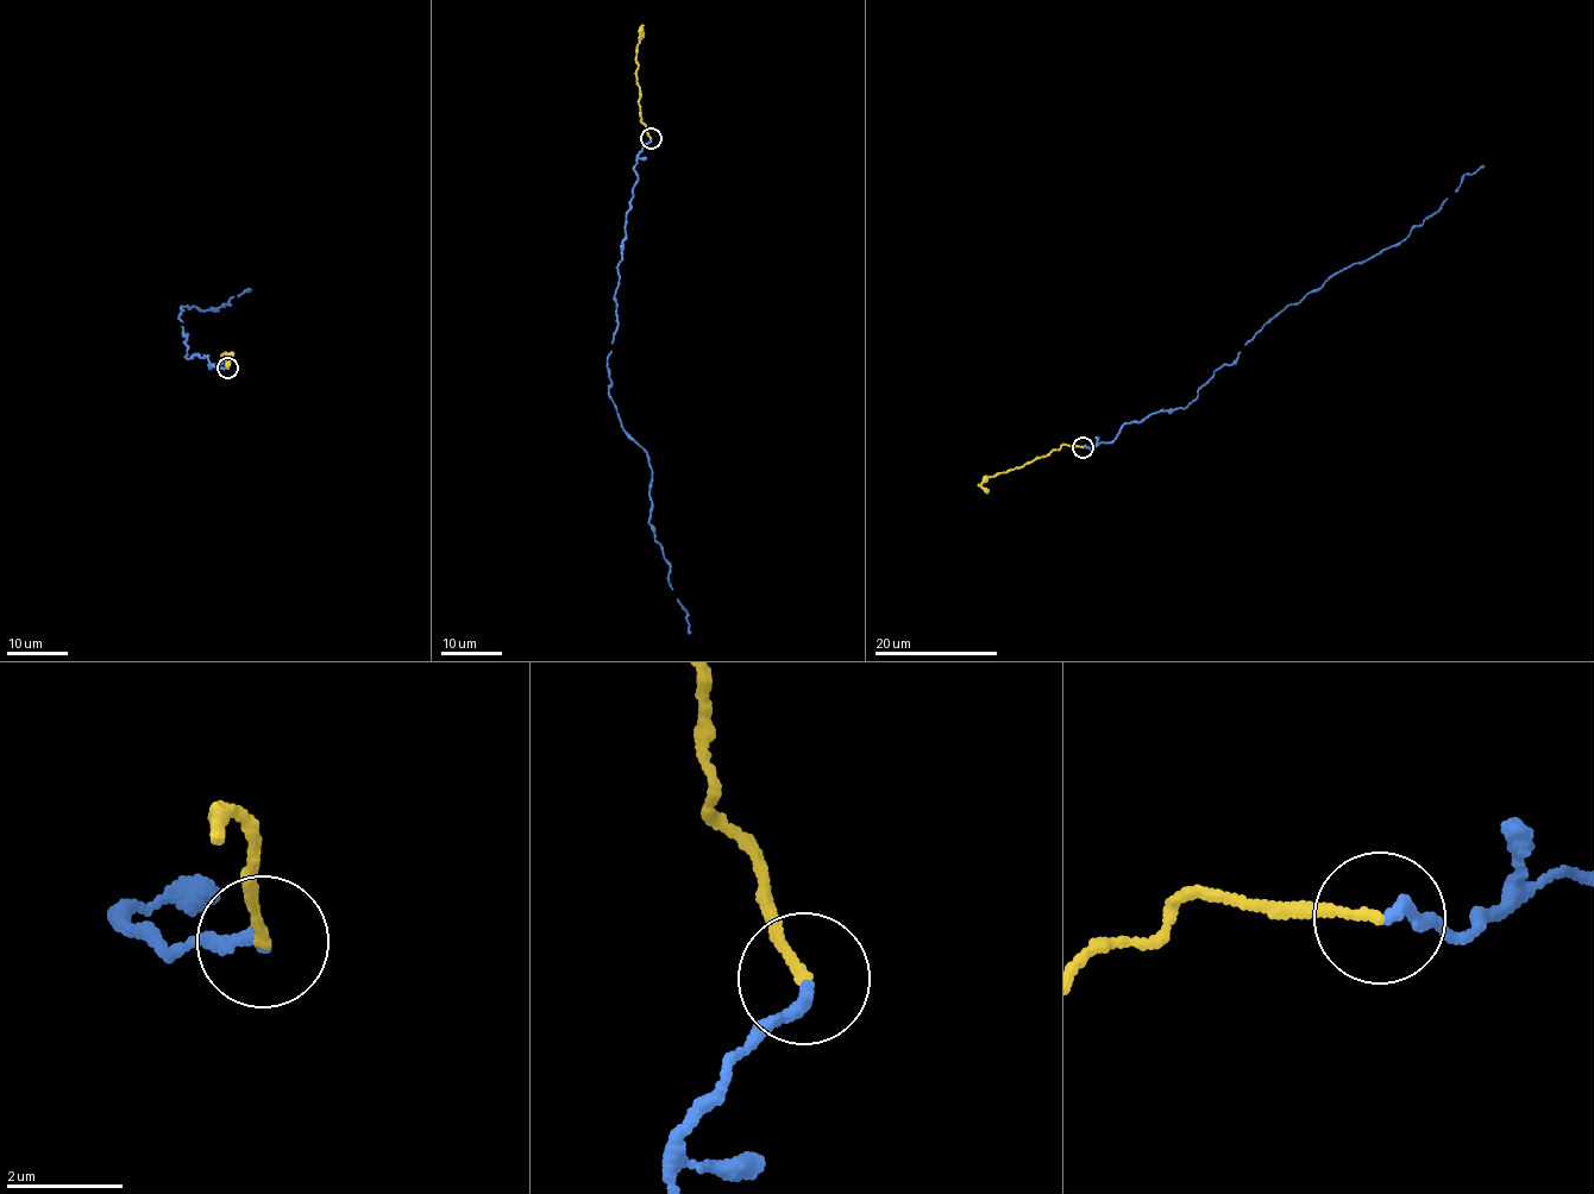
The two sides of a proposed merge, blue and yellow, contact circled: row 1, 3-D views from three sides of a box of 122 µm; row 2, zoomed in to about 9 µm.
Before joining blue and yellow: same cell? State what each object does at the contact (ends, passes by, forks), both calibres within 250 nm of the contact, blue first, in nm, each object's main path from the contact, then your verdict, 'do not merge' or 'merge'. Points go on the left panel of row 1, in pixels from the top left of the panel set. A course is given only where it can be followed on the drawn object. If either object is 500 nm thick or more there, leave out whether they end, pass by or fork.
blue ends; yellow ends; calibres 240 and 160 nm; course blue (227, 369), (208, 368), (209, 356), (186, 358), (179, 313), (187, 306), (218, 312), (212, 309), (250, 289); course yellow (228, 368), (225, 354), (221, 354), (225, 352), (228, 357), (225, 365); merge

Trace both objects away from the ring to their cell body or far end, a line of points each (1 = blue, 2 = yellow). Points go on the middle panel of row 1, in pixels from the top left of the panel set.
1: (651, 139), (634, 165), (606, 368), (619, 421), (647, 456), (651, 529), (690, 634)
2: (651, 138), (640, 117), (635, 76), (639, 33)

